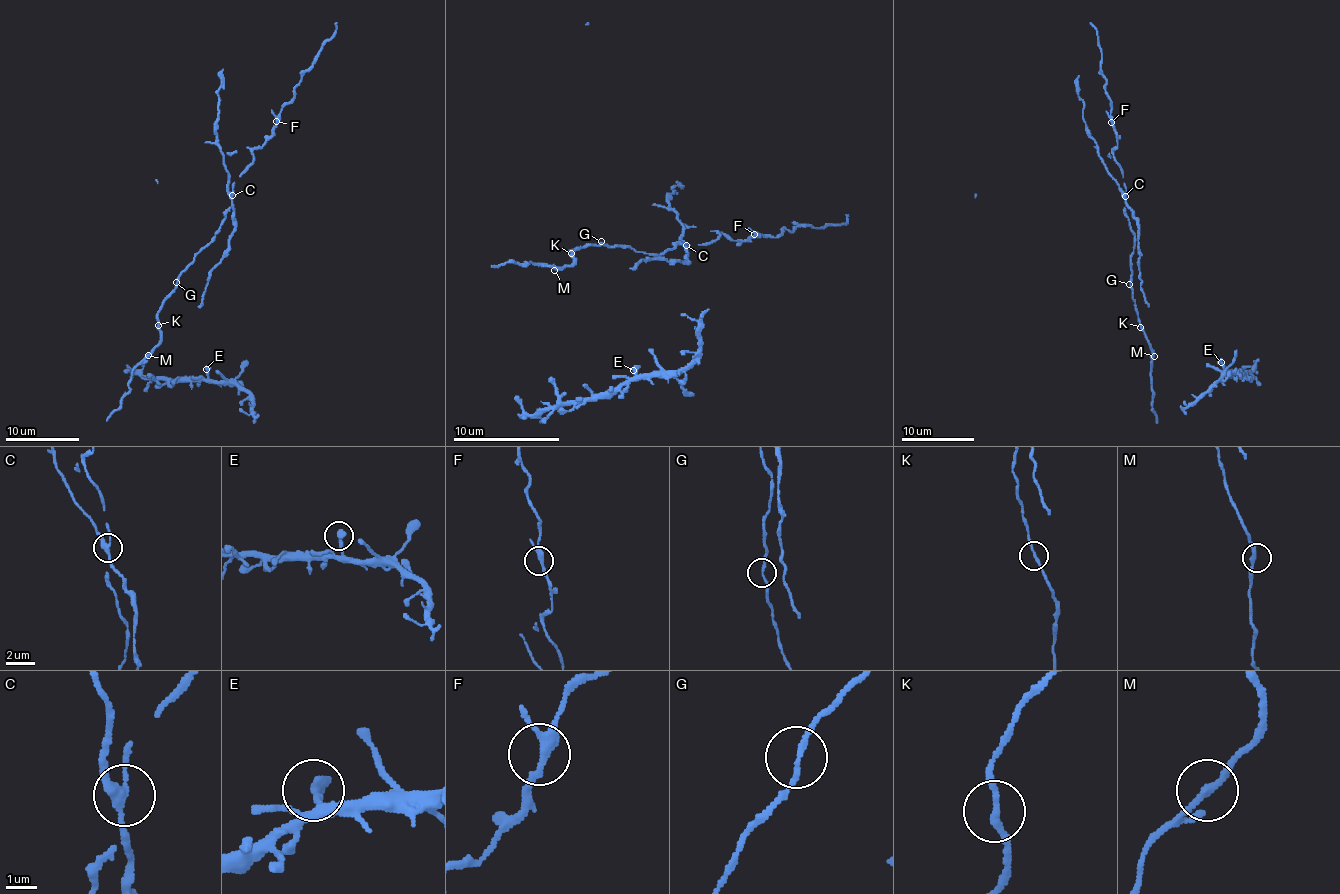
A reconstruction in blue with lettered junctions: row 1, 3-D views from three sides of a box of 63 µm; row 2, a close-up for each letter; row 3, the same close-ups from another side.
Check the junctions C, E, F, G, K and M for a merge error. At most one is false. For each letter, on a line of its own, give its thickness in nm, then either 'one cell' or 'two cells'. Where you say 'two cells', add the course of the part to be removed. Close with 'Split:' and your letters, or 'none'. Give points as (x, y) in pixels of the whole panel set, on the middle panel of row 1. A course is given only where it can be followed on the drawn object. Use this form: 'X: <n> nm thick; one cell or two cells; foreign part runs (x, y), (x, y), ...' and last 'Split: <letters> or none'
C: 240 nm thick; two cells
E: 400 nm thick; one cell
F: 240 nm thick; one cell
G: 150 nm thick; one cell
K: 190 nm thick; one cell
M: 240 nm thick; one cell
Split: C

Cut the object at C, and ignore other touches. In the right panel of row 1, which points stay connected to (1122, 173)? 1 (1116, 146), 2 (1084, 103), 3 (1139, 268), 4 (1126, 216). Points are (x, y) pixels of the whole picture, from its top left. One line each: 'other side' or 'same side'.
1: same side
2: other side
3: other side
4: same side

